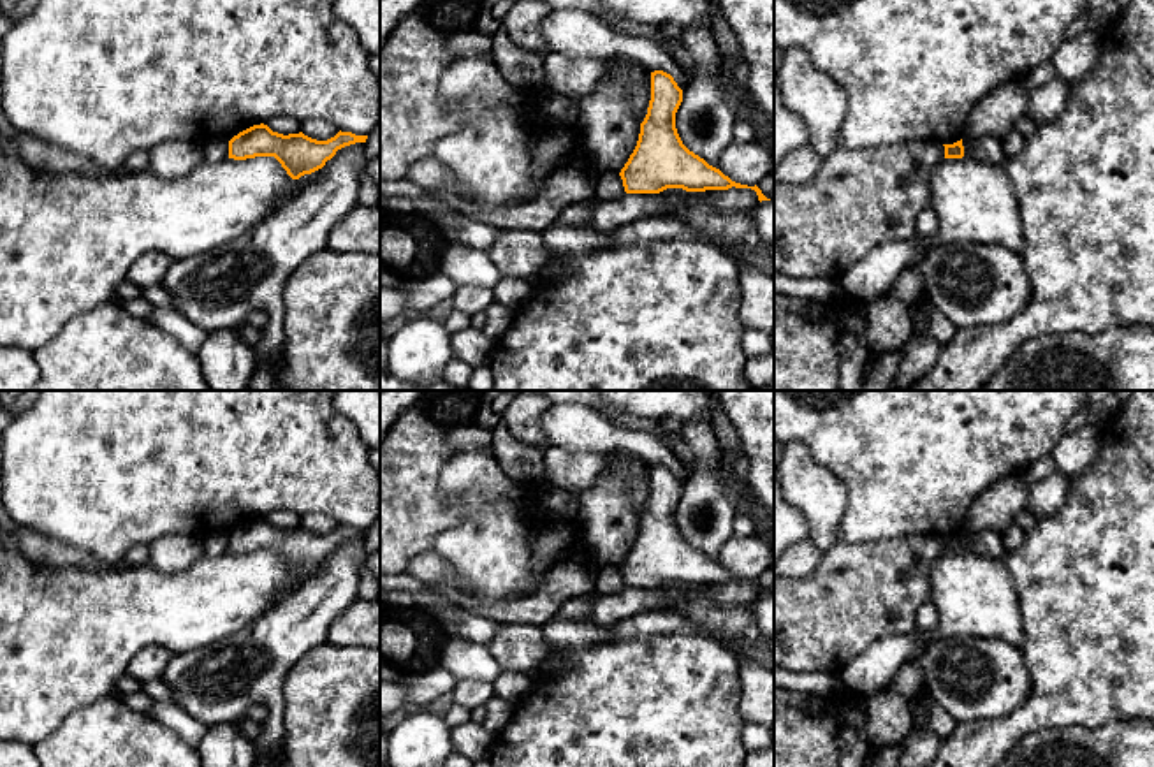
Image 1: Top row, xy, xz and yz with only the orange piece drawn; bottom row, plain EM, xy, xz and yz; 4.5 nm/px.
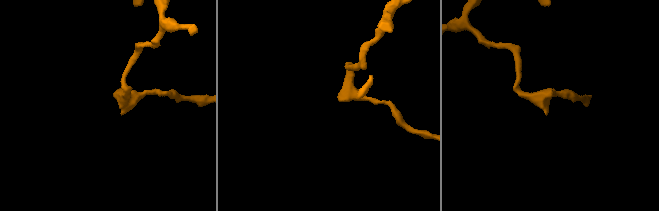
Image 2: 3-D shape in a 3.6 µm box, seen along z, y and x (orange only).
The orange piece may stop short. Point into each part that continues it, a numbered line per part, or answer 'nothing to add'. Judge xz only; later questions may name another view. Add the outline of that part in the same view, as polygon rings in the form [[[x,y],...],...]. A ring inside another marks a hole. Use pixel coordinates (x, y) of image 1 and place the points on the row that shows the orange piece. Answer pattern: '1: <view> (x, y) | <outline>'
nothing to add

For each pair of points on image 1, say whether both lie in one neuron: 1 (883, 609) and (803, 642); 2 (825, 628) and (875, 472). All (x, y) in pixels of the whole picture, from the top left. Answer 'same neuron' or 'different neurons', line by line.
1: same neuron
2: different neurons

